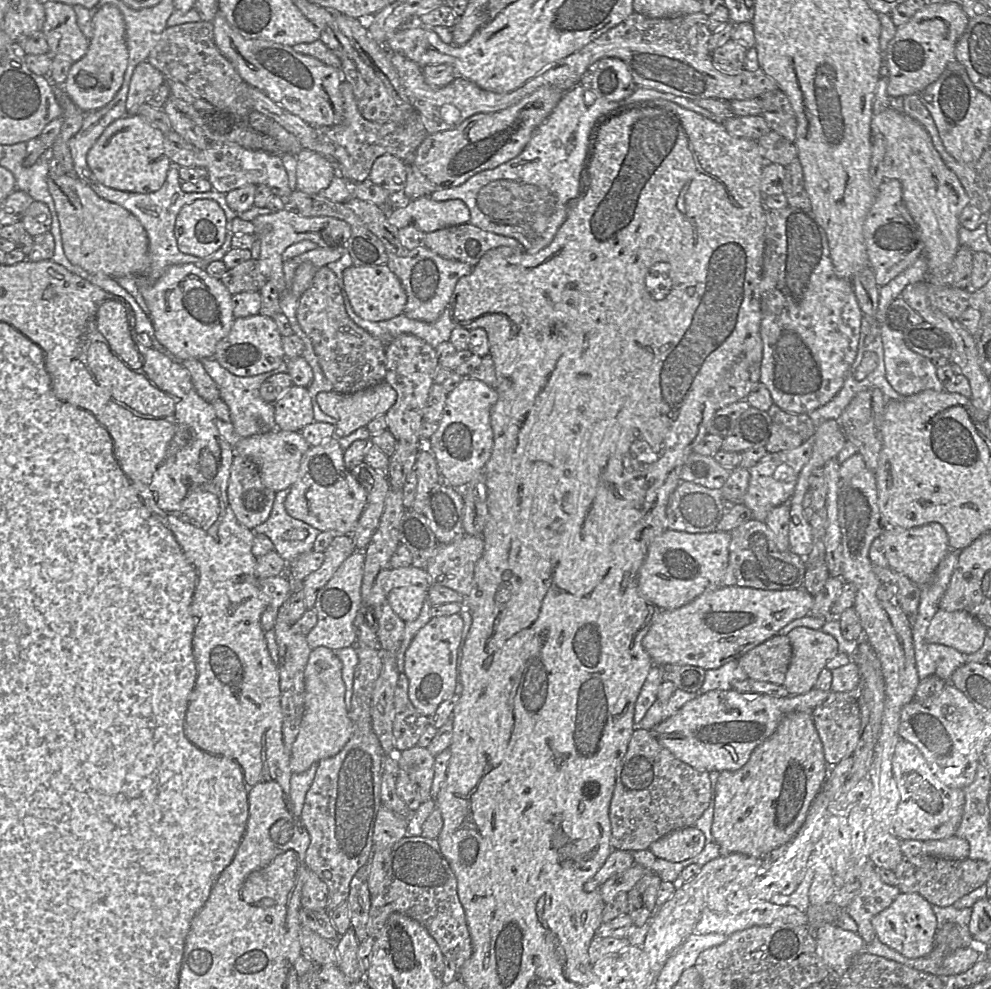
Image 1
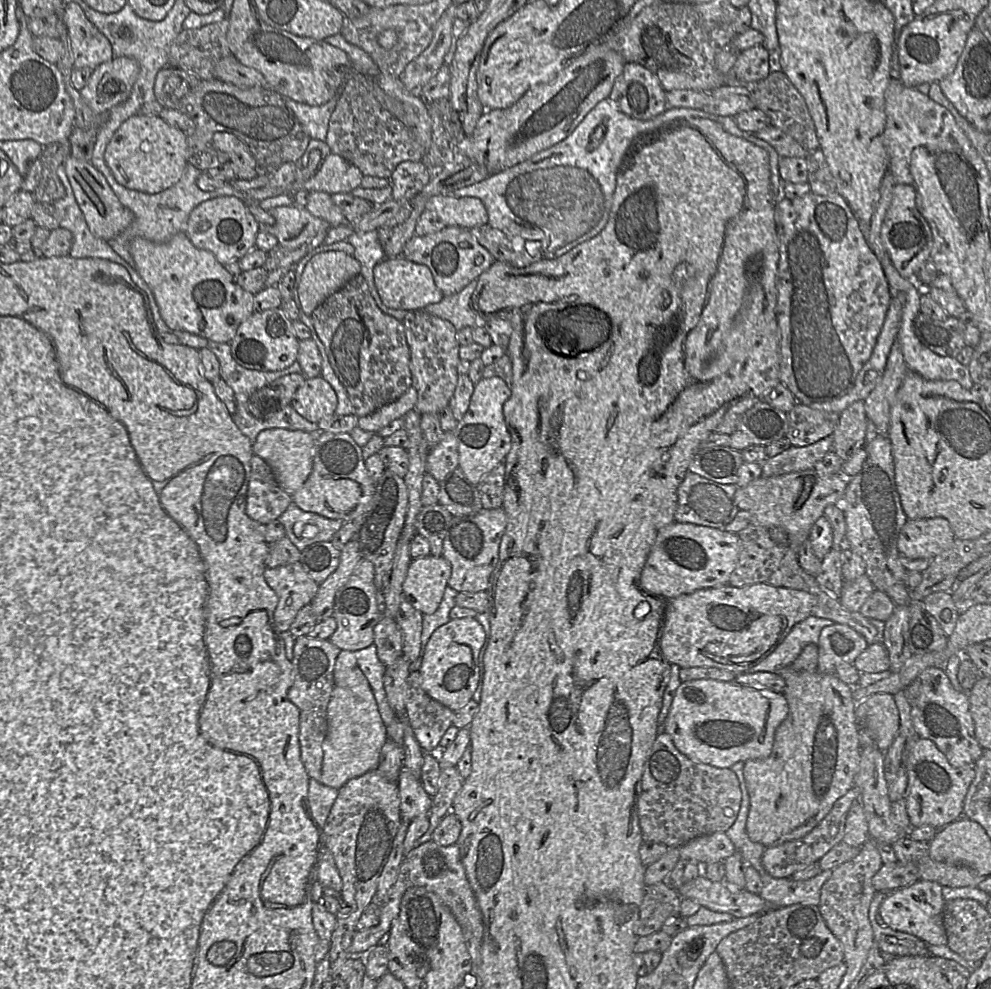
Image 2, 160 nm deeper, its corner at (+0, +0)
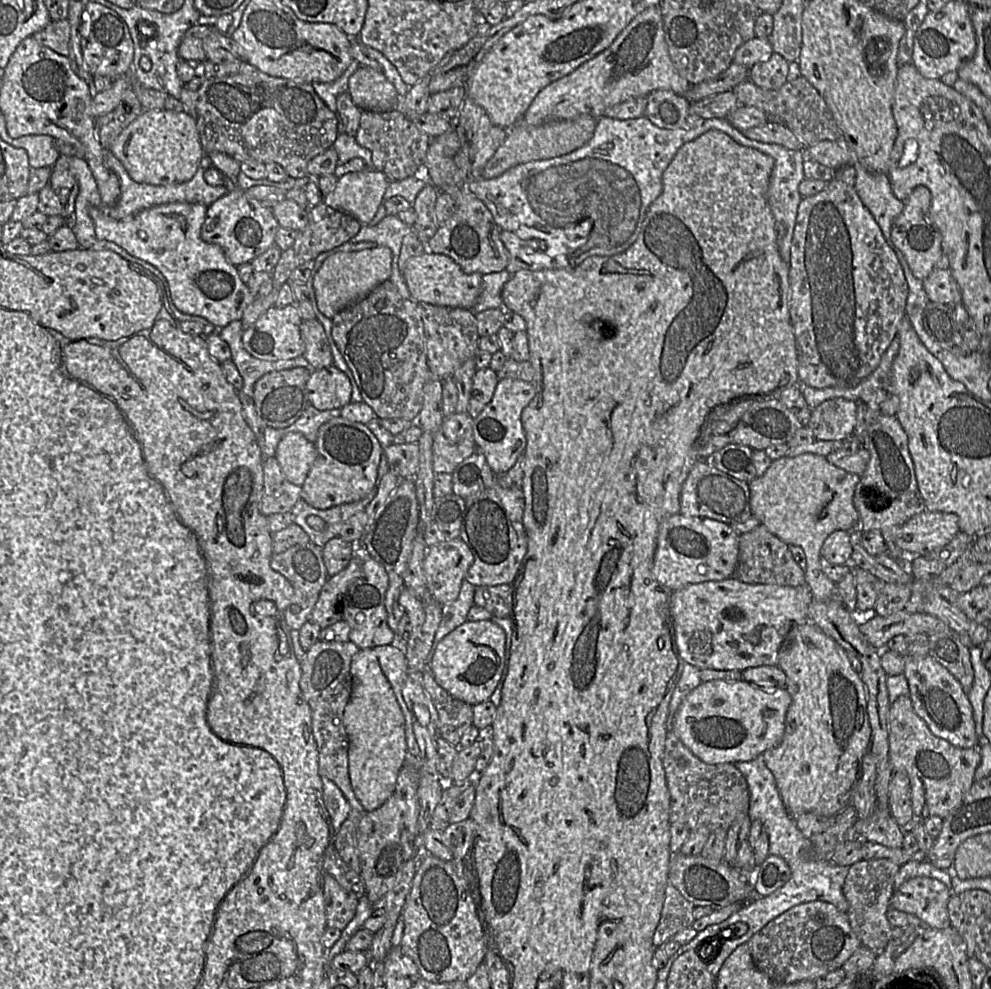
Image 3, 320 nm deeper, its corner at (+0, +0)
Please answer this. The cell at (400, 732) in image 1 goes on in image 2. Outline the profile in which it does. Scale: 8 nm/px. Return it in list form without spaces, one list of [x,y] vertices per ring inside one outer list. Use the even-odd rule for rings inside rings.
[[[419,670],[411,671],[405,682],[405,713],[408,723],[413,731],[415,739],[424,752],[440,750],[439,743],[446,730],[452,726],[453,711],[438,701],[432,699],[421,687],[421,675]]]

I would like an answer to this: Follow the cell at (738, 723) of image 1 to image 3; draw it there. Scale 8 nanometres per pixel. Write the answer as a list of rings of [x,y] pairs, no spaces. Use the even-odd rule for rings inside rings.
[[[743,679],[702,681],[680,703],[670,730],[704,763],[749,761],[780,743],[790,704],[785,687],[757,685]]]

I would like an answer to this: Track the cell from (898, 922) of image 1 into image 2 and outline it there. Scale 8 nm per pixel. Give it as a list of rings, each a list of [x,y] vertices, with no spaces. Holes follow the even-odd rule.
[[[919,880],[890,892],[879,906],[877,922],[914,935],[928,945],[947,946],[947,936],[942,922],[944,902],[940,884]]]

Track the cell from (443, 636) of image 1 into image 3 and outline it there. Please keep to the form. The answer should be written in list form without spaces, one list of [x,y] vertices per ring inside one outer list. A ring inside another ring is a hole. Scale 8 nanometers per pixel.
[[[467,620],[435,647],[427,665],[439,686],[454,698],[475,705],[489,700],[502,683],[509,655],[505,630],[491,620]]]

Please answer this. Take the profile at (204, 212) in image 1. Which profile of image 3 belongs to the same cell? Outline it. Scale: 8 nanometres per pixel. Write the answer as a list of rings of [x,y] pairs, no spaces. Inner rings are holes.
[[[212,152],[209,157],[211,166],[226,178],[225,187],[228,192],[208,206],[206,219],[201,227],[201,238],[207,243],[220,246],[232,265],[237,267],[250,263],[274,245],[275,235],[280,226],[272,209],[262,206],[256,199],[247,197],[245,191],[236,186],[235,181],[240,173],[241,162],[220,152]]]

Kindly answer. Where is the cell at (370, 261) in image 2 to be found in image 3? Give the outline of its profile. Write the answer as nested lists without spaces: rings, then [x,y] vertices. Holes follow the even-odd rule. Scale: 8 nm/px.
[[[386,215],[376,225],[363,226],[349,242],[374,242],[391,249],[393,257],[399,259],[403,238],[411,229],[412,226],[401,221],[397,215]]]

